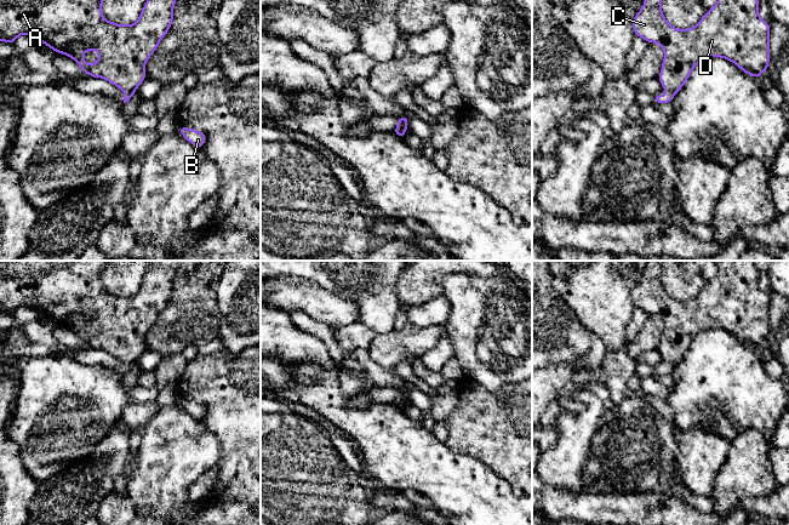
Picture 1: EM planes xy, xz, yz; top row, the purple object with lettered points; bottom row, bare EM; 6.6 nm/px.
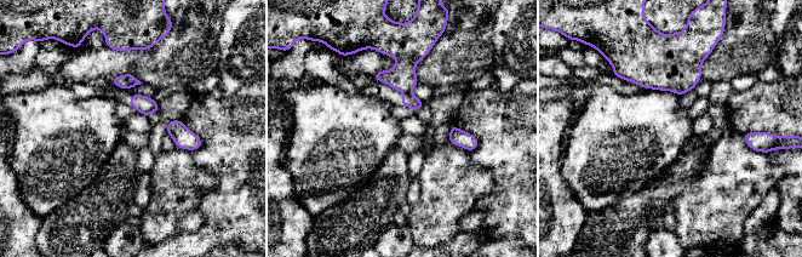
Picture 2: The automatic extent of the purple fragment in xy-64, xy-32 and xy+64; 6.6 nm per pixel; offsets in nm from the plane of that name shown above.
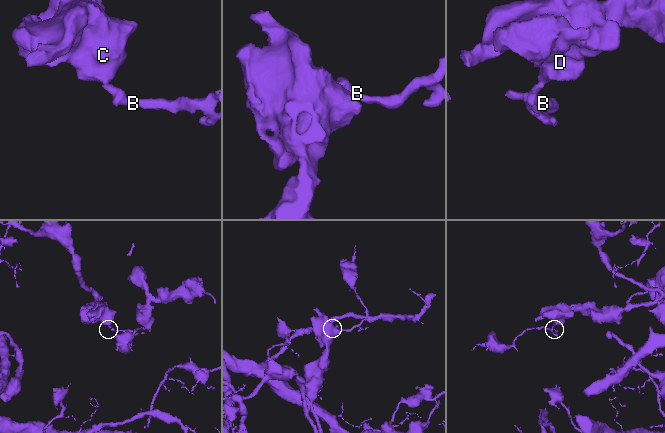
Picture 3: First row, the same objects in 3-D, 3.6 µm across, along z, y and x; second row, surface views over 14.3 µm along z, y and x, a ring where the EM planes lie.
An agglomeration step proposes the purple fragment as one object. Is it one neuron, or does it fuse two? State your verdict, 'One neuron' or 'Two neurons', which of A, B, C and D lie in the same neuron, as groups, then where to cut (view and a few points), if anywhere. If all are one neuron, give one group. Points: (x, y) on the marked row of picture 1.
Two neurons. Groups: A C D / B. Split along xy (125, 91), (135, 92)

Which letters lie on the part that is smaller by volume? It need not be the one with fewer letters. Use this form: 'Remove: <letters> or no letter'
Remove: B

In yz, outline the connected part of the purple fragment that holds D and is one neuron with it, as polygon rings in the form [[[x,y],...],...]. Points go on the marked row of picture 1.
[[[645,0],[640,11],[633,18],[635,36],[641,36],[647,44],[657,42],[664,50],[664,59],[658,80],[662,89],[674,95],[688,80],[693,68],[709,57],[721,57],[734,63],[741,70],[754,78],[760,78],[770,64],[771,25],[759,15],[760,0],[719,0],[702,19],[692,28],[680,30],[674,28],[662,12],[662,0]]]

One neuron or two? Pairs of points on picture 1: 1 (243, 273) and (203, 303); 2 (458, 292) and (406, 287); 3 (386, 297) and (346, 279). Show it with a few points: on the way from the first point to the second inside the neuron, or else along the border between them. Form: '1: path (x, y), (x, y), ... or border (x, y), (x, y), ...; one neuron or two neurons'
1: border (223, 273), (217, 289), (219, 321); two neurons
2: border (466, 274), (447, 274), (444, 279), (442, 295); two neurons
3: path (376, 290), (365, 279), (355, 279); one neuron

